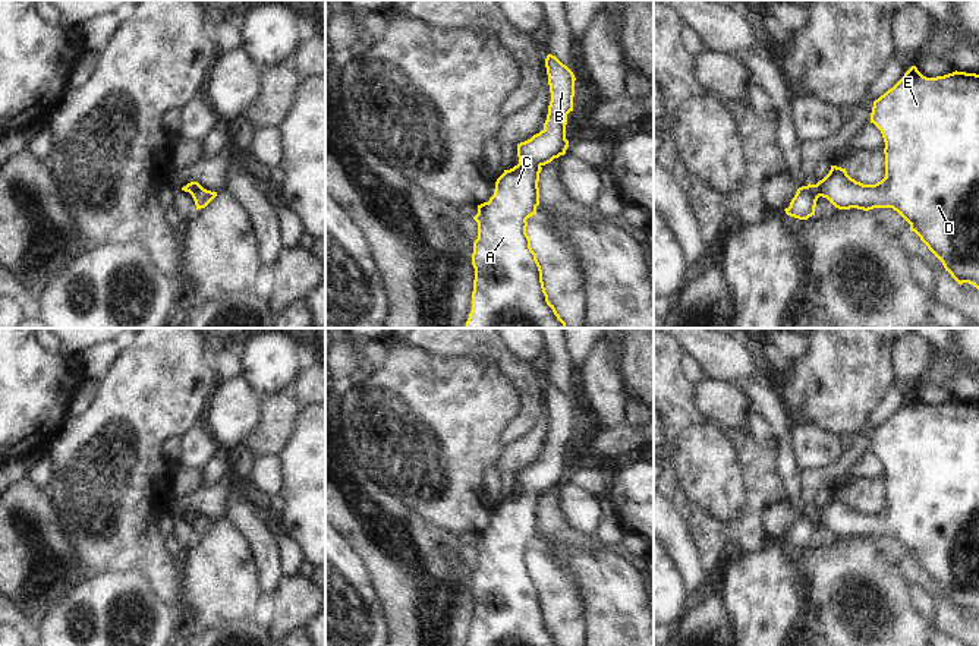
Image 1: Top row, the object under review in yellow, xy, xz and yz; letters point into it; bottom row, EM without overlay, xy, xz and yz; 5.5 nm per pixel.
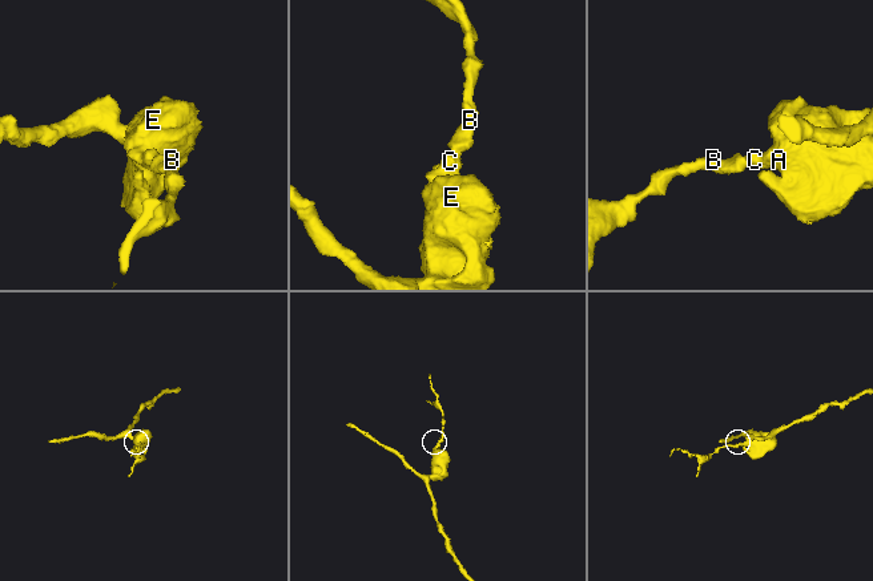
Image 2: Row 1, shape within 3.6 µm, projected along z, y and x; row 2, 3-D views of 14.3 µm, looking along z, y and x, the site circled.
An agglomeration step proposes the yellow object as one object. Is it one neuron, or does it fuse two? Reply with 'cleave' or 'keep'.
keep

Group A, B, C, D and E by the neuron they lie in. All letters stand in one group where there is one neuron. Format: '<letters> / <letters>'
A B C D E

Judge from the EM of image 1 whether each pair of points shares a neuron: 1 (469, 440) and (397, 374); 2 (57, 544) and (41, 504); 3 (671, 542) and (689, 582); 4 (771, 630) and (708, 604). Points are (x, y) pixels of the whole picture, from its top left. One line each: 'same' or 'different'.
1: same
2: same
3: same
4: different

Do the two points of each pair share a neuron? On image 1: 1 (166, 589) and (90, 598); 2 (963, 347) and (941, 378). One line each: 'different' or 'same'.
1: different
2: same

